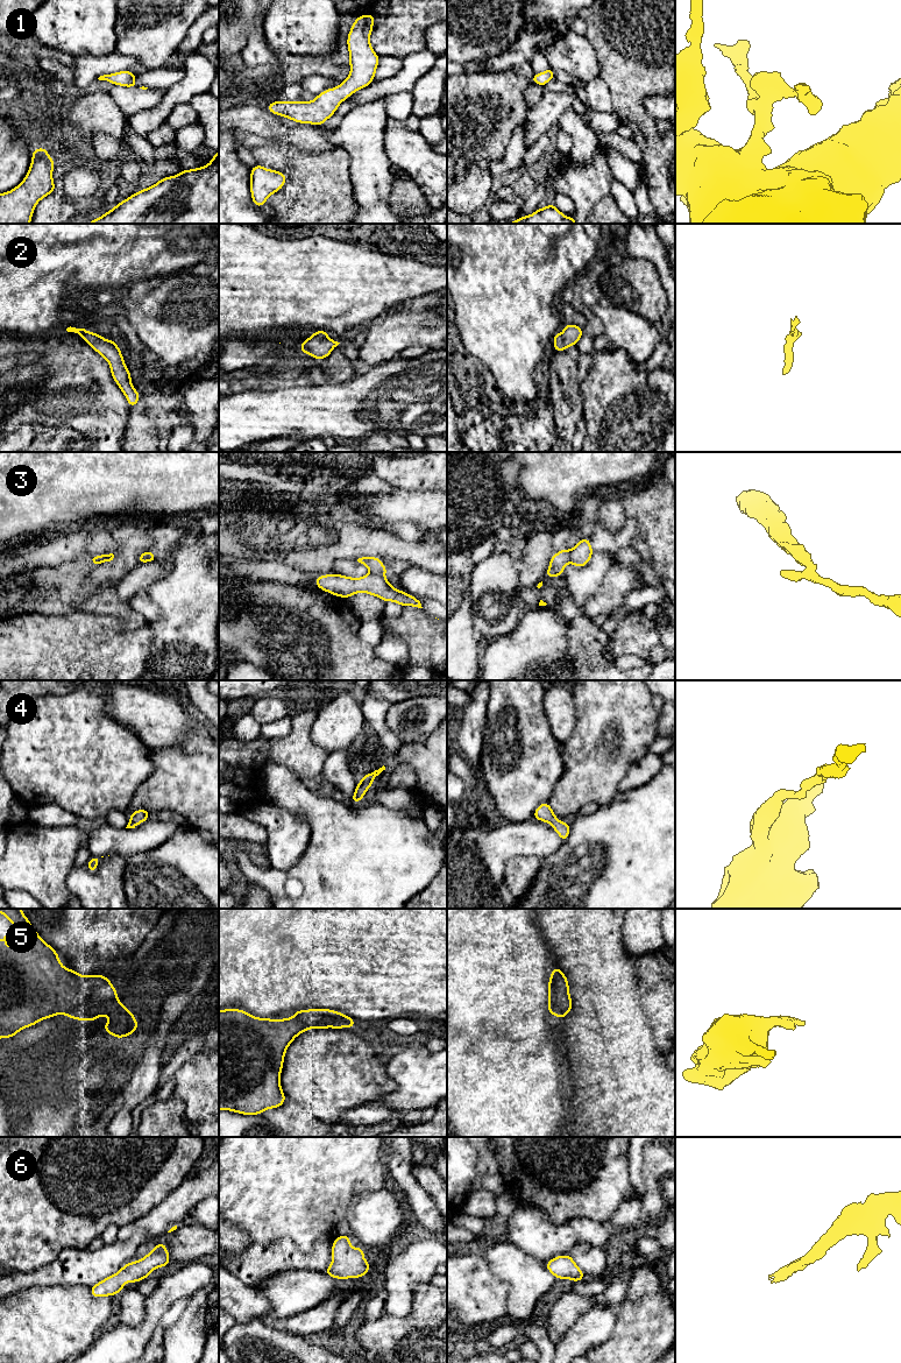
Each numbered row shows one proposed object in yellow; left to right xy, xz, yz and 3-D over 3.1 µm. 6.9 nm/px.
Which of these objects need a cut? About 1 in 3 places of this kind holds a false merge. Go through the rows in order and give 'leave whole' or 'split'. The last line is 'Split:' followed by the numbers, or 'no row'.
1: leave whole
2: leave whole
3: split
4: leave whole
5: leave whole
6: leave whole
Split: 3

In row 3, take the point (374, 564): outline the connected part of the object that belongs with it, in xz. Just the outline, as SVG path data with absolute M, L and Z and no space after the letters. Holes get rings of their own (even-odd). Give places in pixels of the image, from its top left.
M362 557L359 558L357 562L368 567L370 573L377 575L384 575L388 573L388 568L381 562L379 557Z

